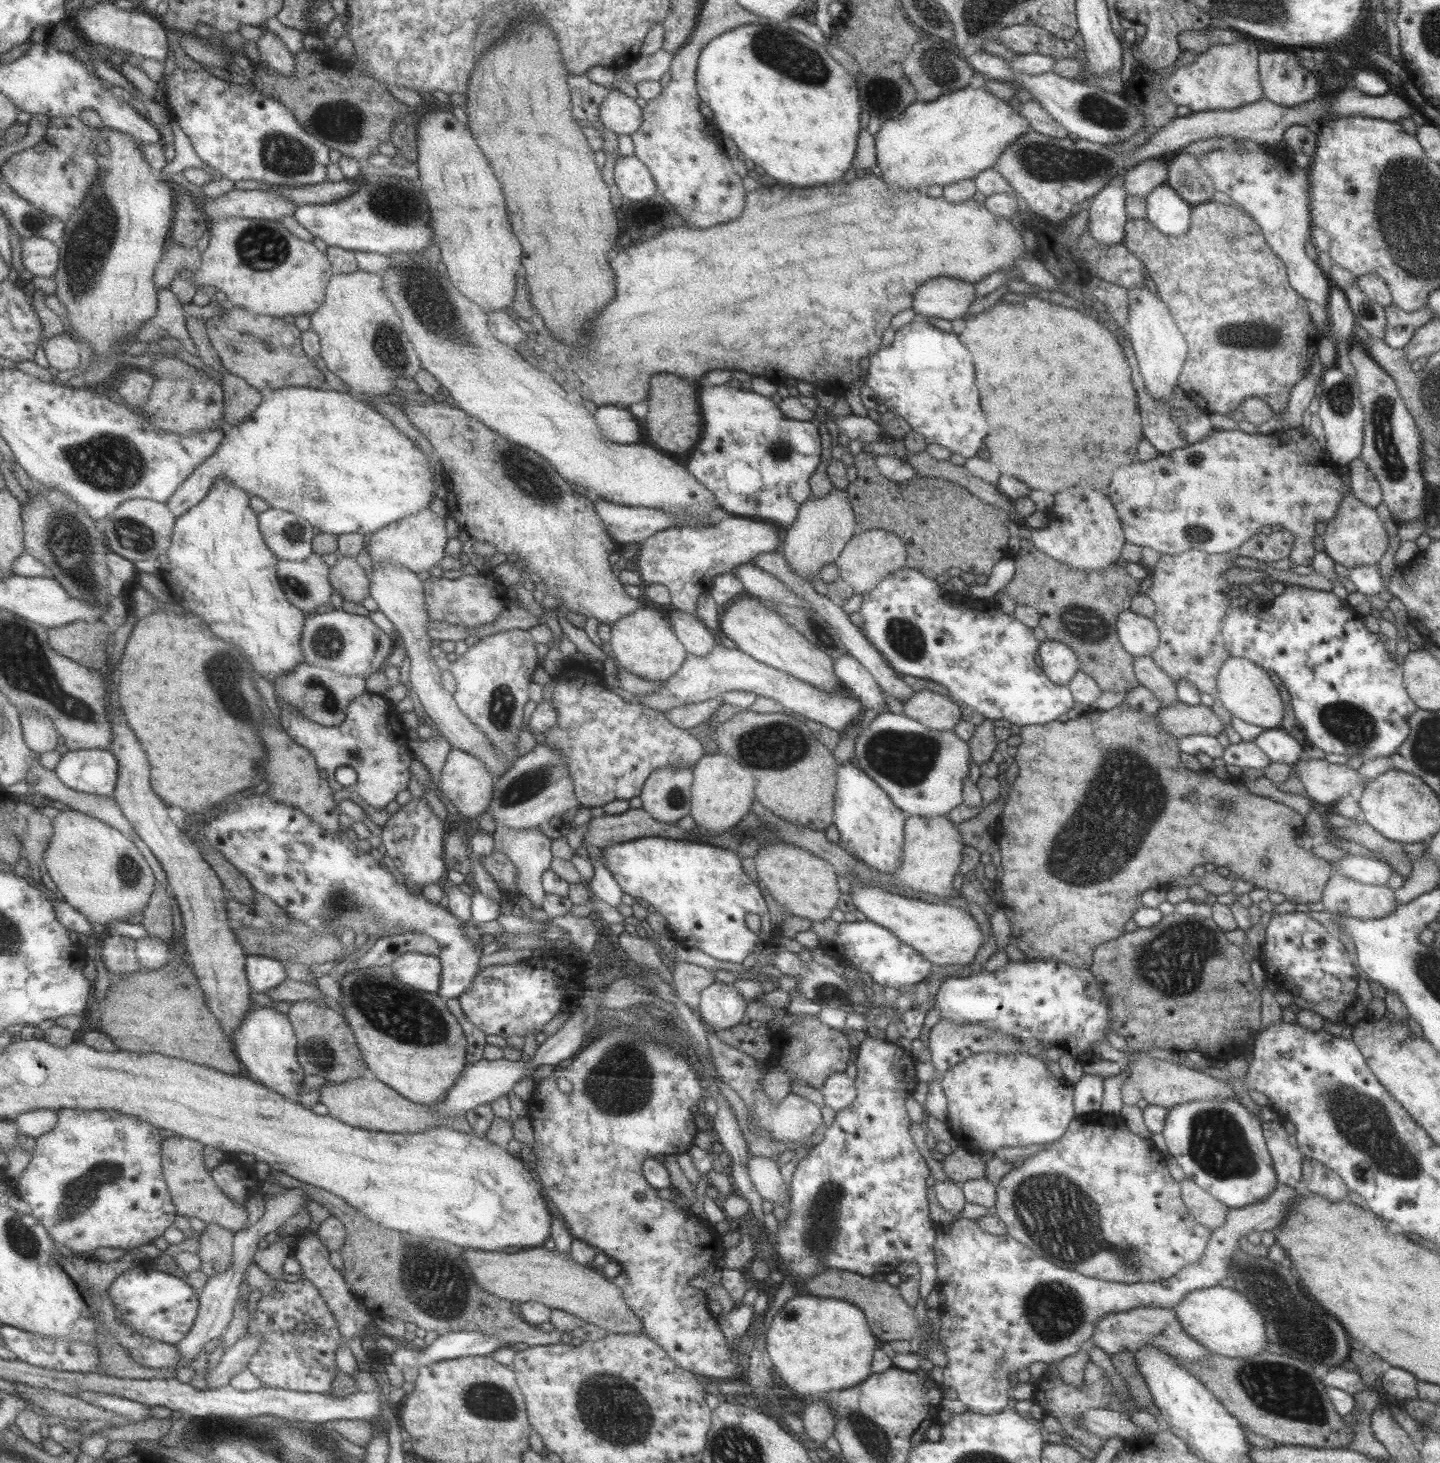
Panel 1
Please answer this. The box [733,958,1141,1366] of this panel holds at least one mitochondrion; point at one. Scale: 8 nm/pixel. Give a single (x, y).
(1056, 1312)

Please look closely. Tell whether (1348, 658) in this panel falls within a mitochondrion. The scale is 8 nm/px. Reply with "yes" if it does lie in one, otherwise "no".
no

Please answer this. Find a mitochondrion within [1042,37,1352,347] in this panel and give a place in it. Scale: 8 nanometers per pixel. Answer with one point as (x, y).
(1093, 108)

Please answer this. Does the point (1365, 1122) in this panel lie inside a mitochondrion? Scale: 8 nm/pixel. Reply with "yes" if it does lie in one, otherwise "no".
yes

